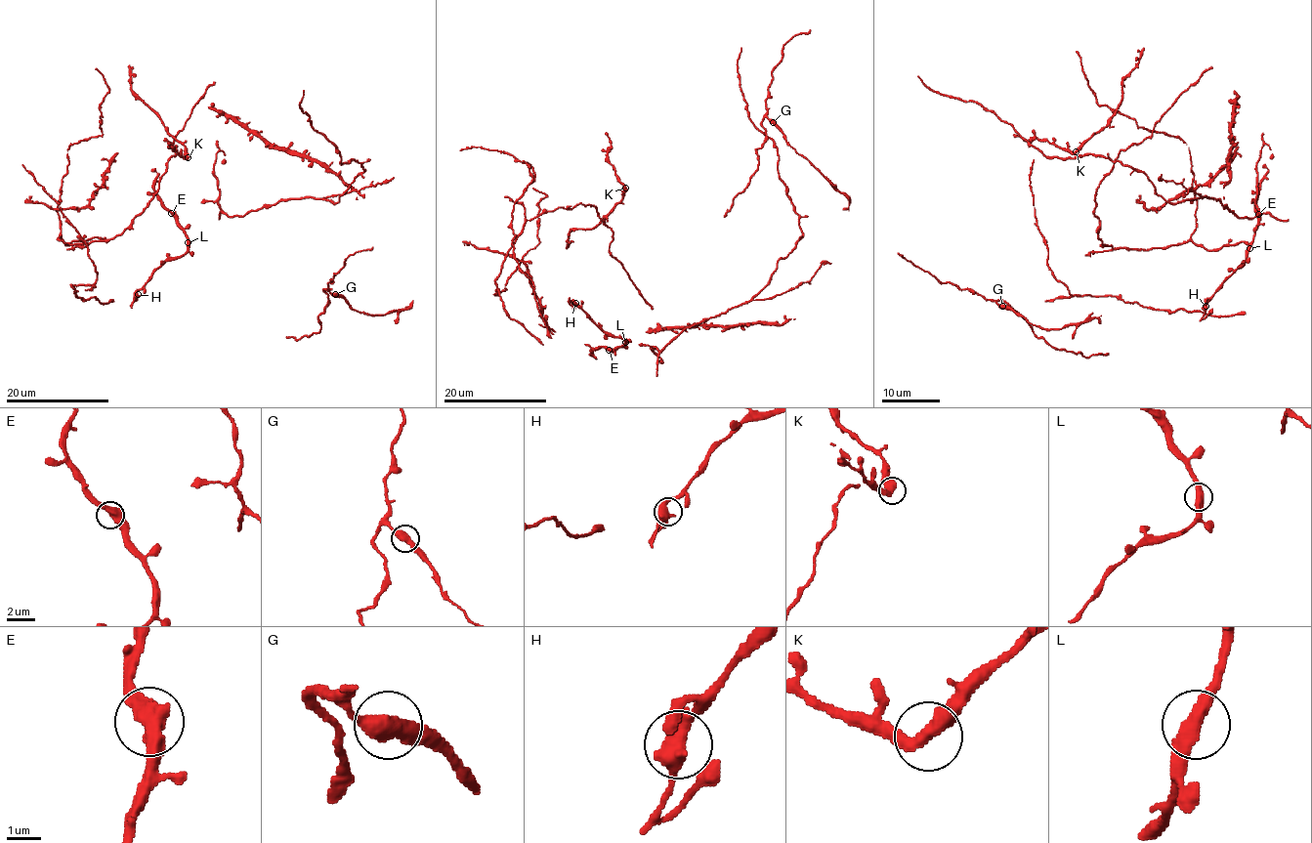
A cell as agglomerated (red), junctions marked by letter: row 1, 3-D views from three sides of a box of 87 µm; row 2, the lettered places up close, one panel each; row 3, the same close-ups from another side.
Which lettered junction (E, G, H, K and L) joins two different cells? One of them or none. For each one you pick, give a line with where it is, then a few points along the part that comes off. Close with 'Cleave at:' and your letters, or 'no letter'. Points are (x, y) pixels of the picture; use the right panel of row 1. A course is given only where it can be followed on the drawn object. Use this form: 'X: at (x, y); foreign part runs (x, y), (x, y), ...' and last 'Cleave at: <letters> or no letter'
G: at (1002, 306); foreign part runs (1001, 306), (995, 302), (1006, 302), (1034, 334), (1057, 348), (1086, 357), (1108, 353)
Cleave at: G

